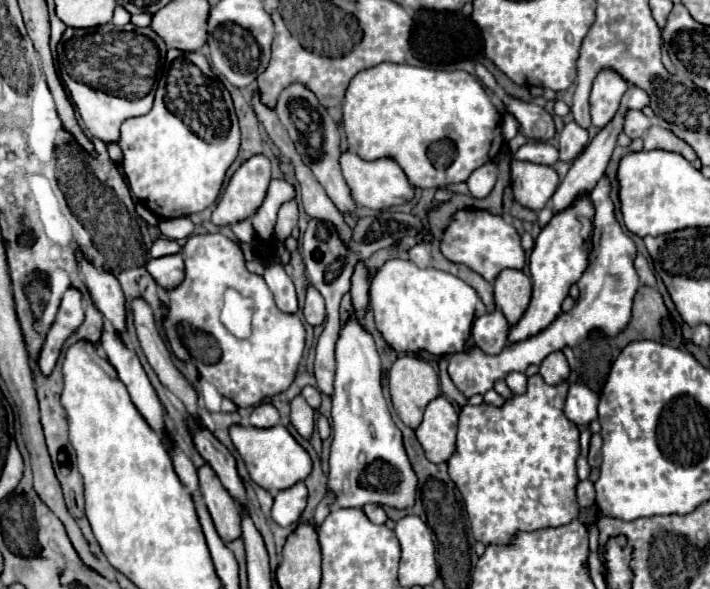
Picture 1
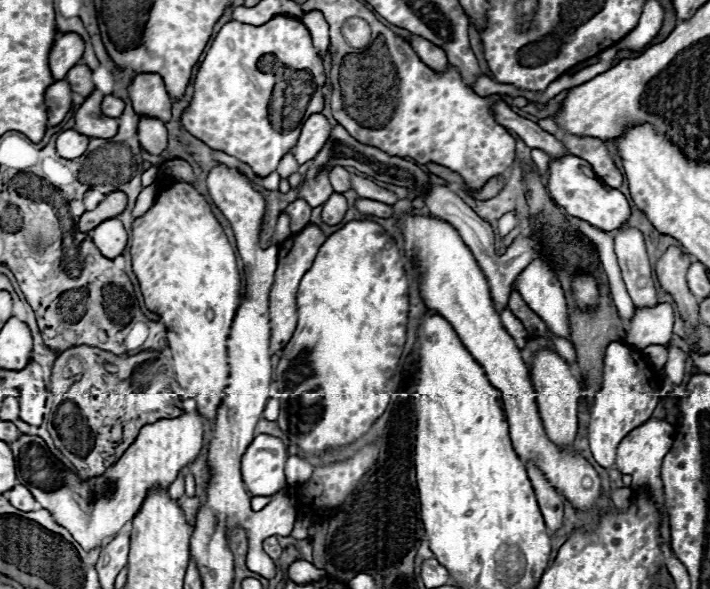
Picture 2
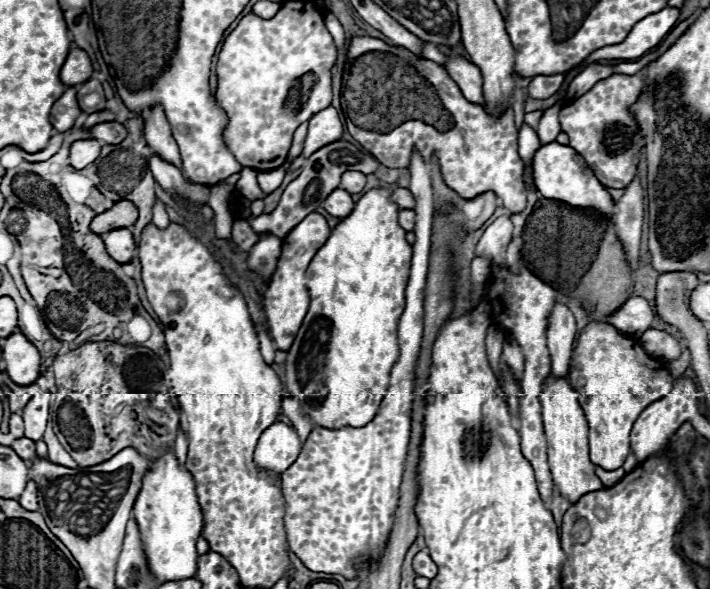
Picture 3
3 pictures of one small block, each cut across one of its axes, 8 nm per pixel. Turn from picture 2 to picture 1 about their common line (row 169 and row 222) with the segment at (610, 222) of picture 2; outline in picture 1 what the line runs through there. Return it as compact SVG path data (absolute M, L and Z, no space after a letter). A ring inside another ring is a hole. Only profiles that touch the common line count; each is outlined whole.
M588 196L578 198L568 210L556 214L540 232L536 238L534 250L530 254L530 274L532 274L532 300L524 312L524 316L510 326L508 332L508 344L522 342L526 338L532 338L546 330L562 312L562 302L568 296L568 290L582 272L586 270L588 264L588 252L592 248L592 242L588 238L588 230L592 224L592 204Z

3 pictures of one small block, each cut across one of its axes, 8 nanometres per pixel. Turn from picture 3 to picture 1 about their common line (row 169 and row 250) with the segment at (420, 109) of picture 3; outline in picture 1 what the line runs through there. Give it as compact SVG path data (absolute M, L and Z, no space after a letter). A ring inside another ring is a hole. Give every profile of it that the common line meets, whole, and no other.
M464 208L464 210L458 210L456 214L452 214L450 224L446 226L446 230L442 234L440 250L450 262L468 266L470 270L484 276L488 282L494 280L498 276L498 272L504 268L522 270L522 266L526 262L516 228L504 216L490 214L486 210L482 212L482 210L474 208Z

